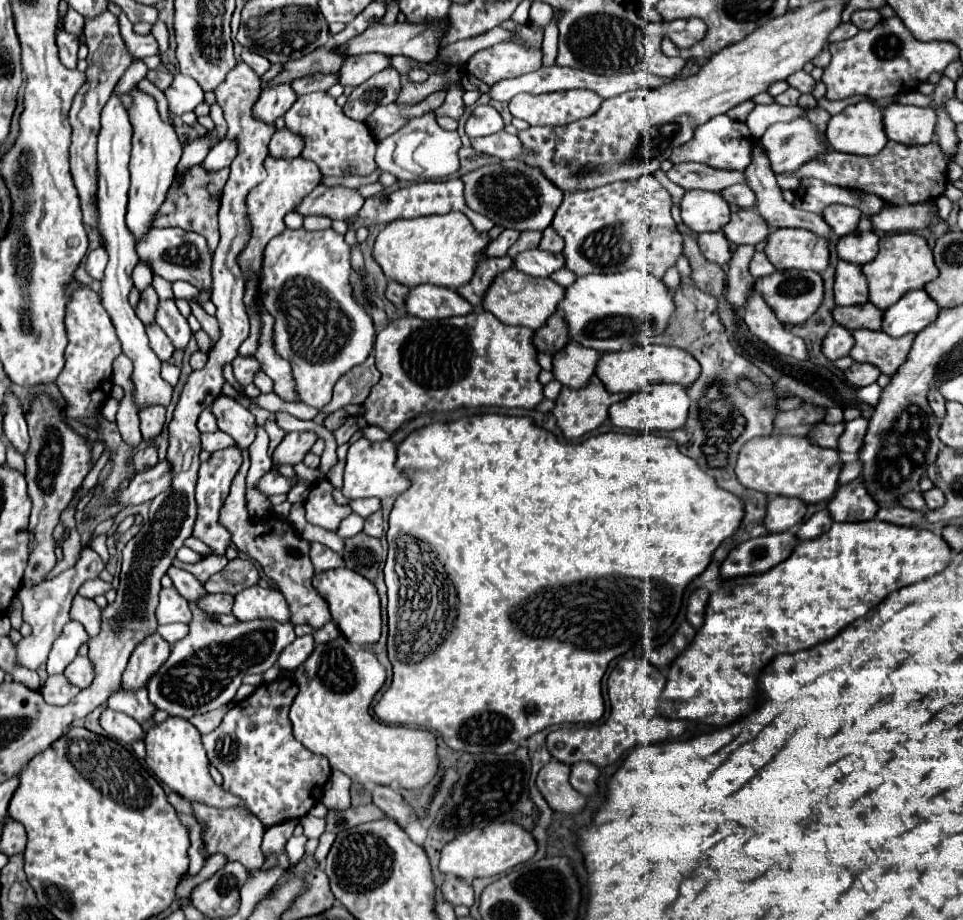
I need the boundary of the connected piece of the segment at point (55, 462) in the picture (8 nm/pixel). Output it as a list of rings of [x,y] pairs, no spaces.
[[[37,397],[33,401],[33,409],[27,415],[27,425],[29,425],[29,437],[31,437],[31,447],[25,455],[25,465],[27,465],[27,491],[33,501],[33,511],[29,519],[29,531],[31,531],[31,557],[29,565],[25,569],[25,579],[33,581],[33,585],[41,583],[47,579],[49,571],[55,567],[55,547],[57,541],[53,537],[53,531],[59,523],[61,511],[69,505],[73,499],[75,489],[81,485],[85,475],[89,473],[89,453],[91,447],[75,435],[63,421],[63,411],[57,411],[53,403],[47,397]]]

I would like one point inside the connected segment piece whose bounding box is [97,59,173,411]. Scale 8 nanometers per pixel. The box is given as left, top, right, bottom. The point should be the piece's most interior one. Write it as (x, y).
(114, 148)

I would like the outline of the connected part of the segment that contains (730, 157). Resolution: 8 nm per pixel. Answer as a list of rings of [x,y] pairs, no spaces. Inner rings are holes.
[[[717,115],[709,119],[709,123],[703,123],[697,127],[693,139],[677,149],[673,149],[671,161],[673,163],[683,163],[683,161],[697,161],[697,163],[721,163],[721,165],[709,165],[709,167],[719,167],[727,171],[743,171],[751,163],[751,133],[741,121],[733,121],[727,115]]]

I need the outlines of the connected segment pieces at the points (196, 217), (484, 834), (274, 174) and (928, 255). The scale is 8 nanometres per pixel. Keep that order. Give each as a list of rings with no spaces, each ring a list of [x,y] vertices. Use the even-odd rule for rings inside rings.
[[[201,163],[193,165],[183,177],[175,177],[173,187],[169,187],[169,199],[165,199],[161,211],[157,211],[157,215],[153,217],[153,227],[181,227],[195,231],[207,239],[209,251],[213,253],[219,243],[219,231],[217,231],[217,211],[221,201],[219,197],[227,177],[229,177],[229,169],[221,169],[209,175],[209,171],[201,167]]]
[[[513,821],[491,823],[489,827],[461,833],[457,839],[449,841],[441,851],[439,869],[441,873],[455,873],[461,879],[473,881],[477,877],[493,877],[505,873],[515,865],[529,861],[535,853],[537,853],[537,841],[529,829]]]
[[[267,155],[265,171],[267,171],[267,179],[257,187],[253,187],[253,191],[249,191],[249,199],[245,201],[249,207],[251,237],[237,261],[241,263],[245,281],[255,279],[255,283],[261,281],[261,255],[265,251],[265,243],[269,243],[269,239],[281,235],[281,231],[287,229],[283,221],[285,215],[297,209],[297,203],[301,203],[301,199],[305,199],[305,195],[309,195],[309,191],[313,191],[313,187],[321,179],[321,173],[317,171],[315,163],[309,163],[309,159],[301,159],[301,155],[295,159],[273,159],[271,155]]]
[[[905,231],[905,233],[889,233],[879,239],[879,253],[877,259],[869,261],[867,265],[861,267],[863,275],[867,277],[867,287],[869,287],[869,301],[879,307],[887,309],[893,303],[897,303],[907,291],[913,289],[923,289],[925,283],[933,281],[939,271],[933,263],[933,253],[925,241],[925,237]]]

